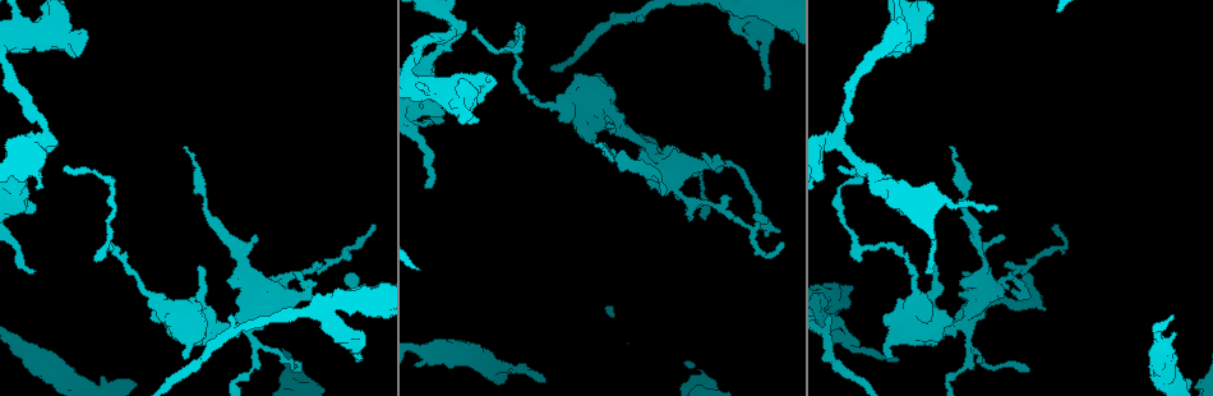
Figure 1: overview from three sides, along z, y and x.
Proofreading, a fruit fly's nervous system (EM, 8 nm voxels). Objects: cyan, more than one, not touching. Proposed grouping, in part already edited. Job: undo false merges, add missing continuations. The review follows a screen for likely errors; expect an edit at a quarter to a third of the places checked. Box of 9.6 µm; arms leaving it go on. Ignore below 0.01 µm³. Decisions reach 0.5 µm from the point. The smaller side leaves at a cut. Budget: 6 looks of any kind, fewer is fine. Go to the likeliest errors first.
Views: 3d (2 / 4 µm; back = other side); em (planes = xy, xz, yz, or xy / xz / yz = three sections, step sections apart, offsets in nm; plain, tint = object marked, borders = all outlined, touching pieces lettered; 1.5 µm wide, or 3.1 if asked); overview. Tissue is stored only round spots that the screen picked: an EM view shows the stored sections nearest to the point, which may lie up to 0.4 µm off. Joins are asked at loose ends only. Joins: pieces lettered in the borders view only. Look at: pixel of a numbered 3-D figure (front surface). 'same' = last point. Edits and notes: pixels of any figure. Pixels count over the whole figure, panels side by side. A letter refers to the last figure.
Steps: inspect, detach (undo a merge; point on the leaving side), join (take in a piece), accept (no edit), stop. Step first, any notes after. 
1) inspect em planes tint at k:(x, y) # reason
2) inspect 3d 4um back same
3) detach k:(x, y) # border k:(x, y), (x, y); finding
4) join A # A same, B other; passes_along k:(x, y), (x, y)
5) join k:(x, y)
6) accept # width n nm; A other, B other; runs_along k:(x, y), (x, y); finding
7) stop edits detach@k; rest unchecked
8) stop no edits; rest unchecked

inspect 3d 4um at 1:(895, 358) # free end

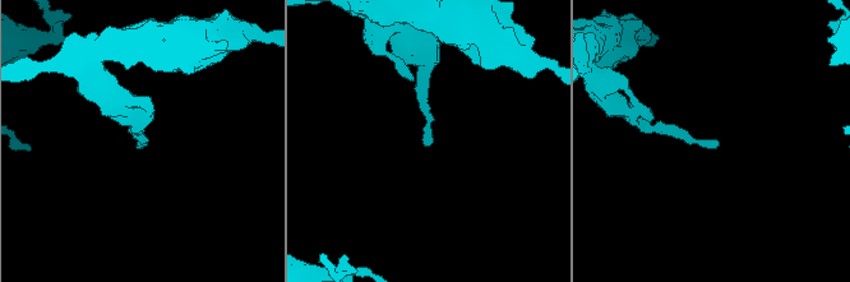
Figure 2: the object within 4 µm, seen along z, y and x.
inspect em yz step 4 tint at 2:(422, 142)

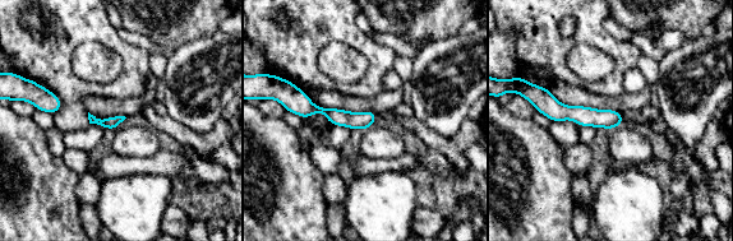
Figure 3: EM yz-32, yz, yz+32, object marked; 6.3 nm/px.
inspect em planes borders same # cut it another way

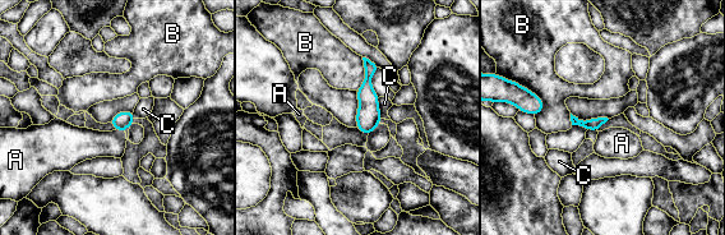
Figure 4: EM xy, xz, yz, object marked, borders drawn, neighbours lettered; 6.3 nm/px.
accept # longest_contact B 220 nm; A other, B other, C other; runs_along 4:(366, 63), (369, 129); none of them fits

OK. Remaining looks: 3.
inspect 3d 2um at 1:(608, 127) # an open end

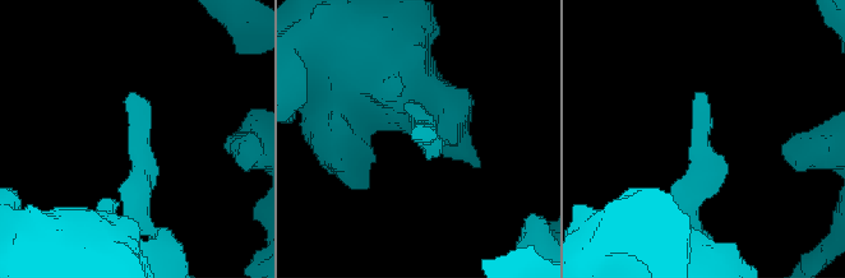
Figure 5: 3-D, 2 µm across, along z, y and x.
inspect em planes borders at 5:(696, 95)

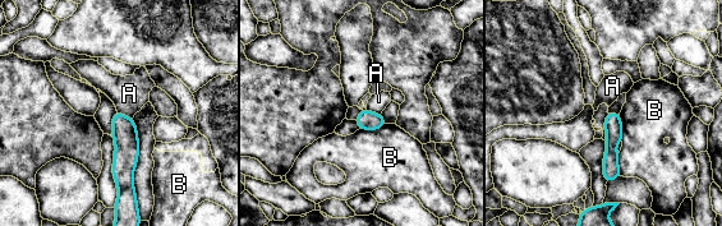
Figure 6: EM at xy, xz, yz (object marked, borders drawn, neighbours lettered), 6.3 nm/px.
accept # A other, B other; none of them fits

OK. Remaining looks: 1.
stop no edits; rest unchecked

